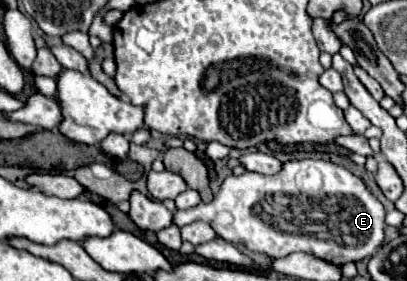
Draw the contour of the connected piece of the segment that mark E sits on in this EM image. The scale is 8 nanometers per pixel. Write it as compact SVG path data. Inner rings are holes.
M292 160L284 162L284 168L278 174L262 176L246 172L242 176L228 176L214 200L210 204L198 204L190 210L176 210L172 222L182 228L190 222L202 220L214 228L214 232L234 244L244 244L248 250L264 252L270 258L284 258L292 252L310 252L332 264L358 262L366 256L372 256L384 242L384 208L370 194L360 178L356 178L346 168L324 162L324 160ZM300 198L312 198L310 204L300 210Z

